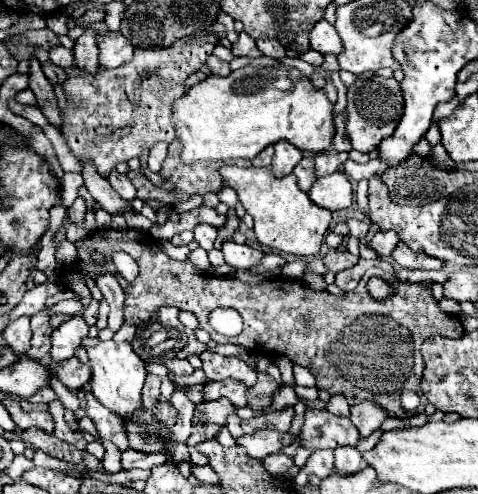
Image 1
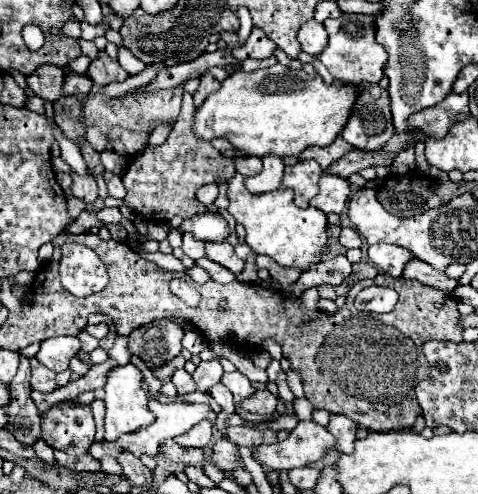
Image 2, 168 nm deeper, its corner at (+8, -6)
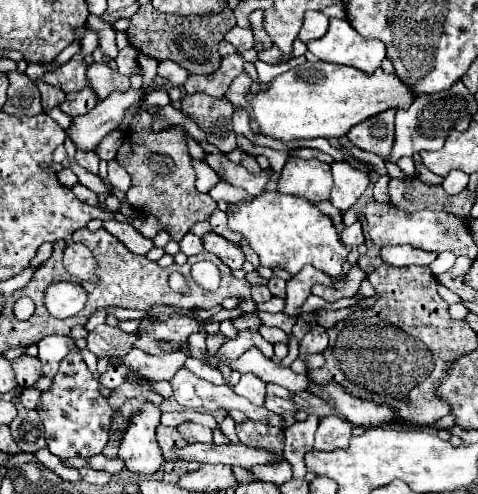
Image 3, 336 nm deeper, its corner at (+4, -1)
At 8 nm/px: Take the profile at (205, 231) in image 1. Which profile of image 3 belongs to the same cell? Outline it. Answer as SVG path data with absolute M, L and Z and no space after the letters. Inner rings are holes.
M188 232L188 234L180 240L180 252L182 252L182 254L186 254L186 256L200 254L202 250L204 250L204 246L202 246L200 236L194 236L192 232Z

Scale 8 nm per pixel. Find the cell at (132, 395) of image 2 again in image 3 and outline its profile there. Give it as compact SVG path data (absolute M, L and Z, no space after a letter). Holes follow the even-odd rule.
M146 404L140 414L134 414L124 440L118 450L118 458L124 460L132 474L154 474L162 468L164 456L156 442L156 426L160 424L160 408Z

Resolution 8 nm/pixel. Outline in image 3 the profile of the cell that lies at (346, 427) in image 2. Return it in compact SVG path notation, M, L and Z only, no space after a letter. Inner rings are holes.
M338 416L320 418L314 448L326 450L326 452L336 448L346 448L350 436L352 436L352 424L346 422L344 418L338 418Z

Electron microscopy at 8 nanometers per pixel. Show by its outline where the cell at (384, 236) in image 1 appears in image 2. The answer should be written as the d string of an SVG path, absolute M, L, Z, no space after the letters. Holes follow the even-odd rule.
M376 243L368 247L368 257L370 257L370 263L374 263L380 271L390 273L392 277L402 277L404 263L412 259L412 253L398 245Z

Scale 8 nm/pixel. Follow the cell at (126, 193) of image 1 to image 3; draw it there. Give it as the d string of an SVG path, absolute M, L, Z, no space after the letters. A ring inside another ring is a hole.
M116 160L108 162L108 182L112 184L112 188L126 192L130 188L130 174L118 166Z

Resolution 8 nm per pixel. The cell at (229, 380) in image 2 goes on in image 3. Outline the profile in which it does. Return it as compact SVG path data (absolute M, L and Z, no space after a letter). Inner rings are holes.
M244 374L240 378L240 382L234 386L234 392L248 398L252 404L256 406L264 406L264 398L266 398L266 384L260 382L260 378L256 378L254 374Z

